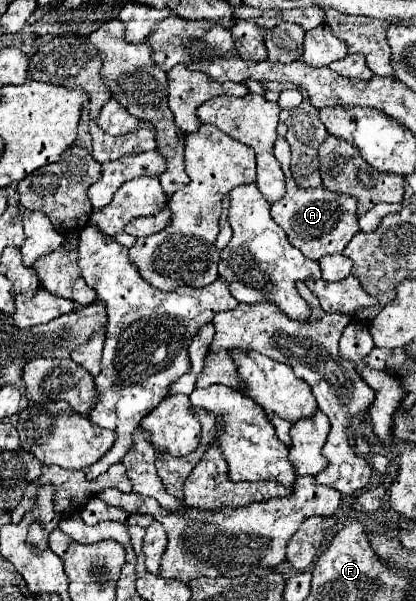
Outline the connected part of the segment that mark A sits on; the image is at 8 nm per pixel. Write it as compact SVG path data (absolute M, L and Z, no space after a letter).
M277 139L275 141L275 157L283 167L285 173L285 181L287 181L287 193L283 195L283 199L279 199L277 203L271 205L271 217L275 219L275 223L287 233L289 241L303 251L303 255L307 259L319 261L323 255L333 255L333 253L341 253L347 243L359 233L359 225L357 225L357 203L355 199L351 199L349 195L339 195L339 193L331 193L323 187L319 189L299 189L291 177L291 151L289 145L285 143L285 139Z

